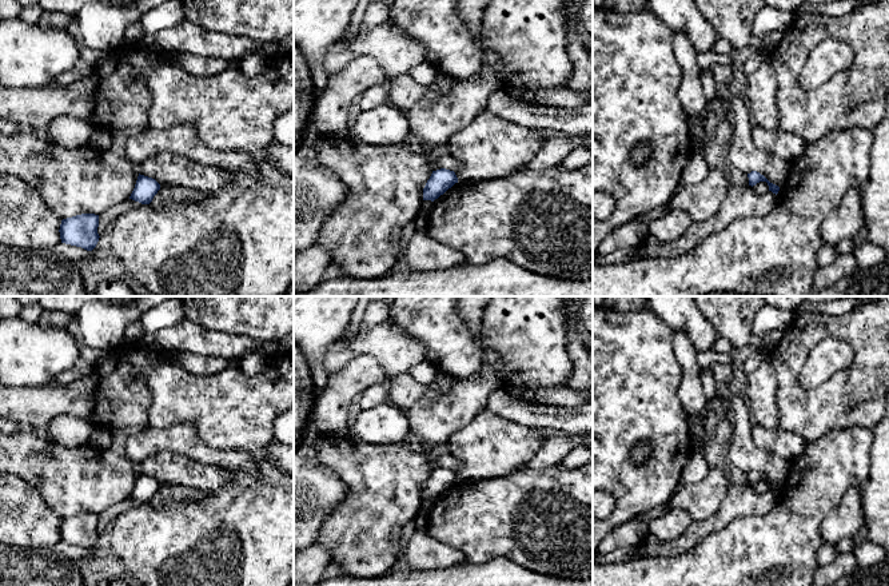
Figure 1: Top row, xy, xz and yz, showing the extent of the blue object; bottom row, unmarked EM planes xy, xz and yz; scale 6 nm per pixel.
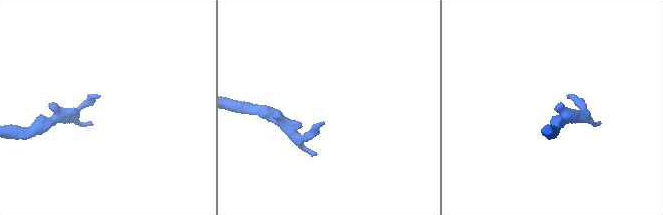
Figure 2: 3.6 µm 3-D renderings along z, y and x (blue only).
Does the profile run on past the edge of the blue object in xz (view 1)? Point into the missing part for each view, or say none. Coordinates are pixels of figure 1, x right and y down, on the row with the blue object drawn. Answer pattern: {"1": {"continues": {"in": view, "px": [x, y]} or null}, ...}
{"1": {"continues": null}}

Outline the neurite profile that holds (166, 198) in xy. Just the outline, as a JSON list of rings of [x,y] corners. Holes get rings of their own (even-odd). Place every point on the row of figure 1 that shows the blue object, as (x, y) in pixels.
[[[167,187],[167,188],[160,188],[158,191],[151,204],[156,210],[164,211],[178,204],[204,202],[208,196],[210,196],[208,191],[200,191],[186,187]]]

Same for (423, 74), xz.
[[[423,61],[411,69],[410,76],[420,85],[431,85],[436,73],[430,63]]]

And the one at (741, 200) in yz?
[[[731,182],[727,195],[717,214],[703,222],[693,222],[675,240],[661,240],[653,235],[645,239],[645,251],[649,258],[678,258],[691,252],[709,235],[715,234],[730,223],[748,218],[764,216],[776,203],[777,195],[768,191],[757,195],[752,186]]]

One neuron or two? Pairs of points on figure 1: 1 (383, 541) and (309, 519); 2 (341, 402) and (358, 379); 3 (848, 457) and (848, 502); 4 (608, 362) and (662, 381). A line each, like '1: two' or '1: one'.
1: two
2: one
3: two
4: one

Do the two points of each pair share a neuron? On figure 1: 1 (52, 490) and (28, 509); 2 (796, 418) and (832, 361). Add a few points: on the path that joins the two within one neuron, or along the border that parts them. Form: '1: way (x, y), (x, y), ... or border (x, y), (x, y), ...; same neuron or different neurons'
1: border (19, 477), (62, 518); different neurons
2: border (842, 369), (813, 387), (804, 387), (800, 383); different neurons

